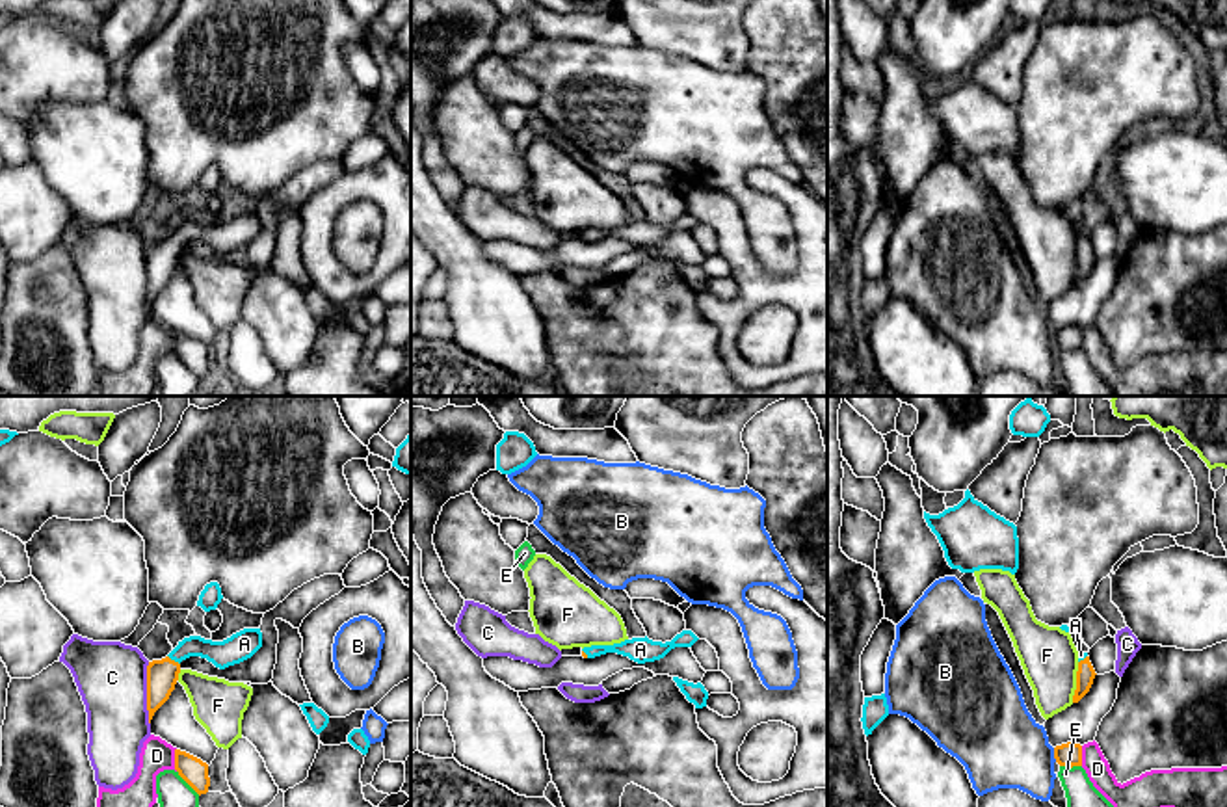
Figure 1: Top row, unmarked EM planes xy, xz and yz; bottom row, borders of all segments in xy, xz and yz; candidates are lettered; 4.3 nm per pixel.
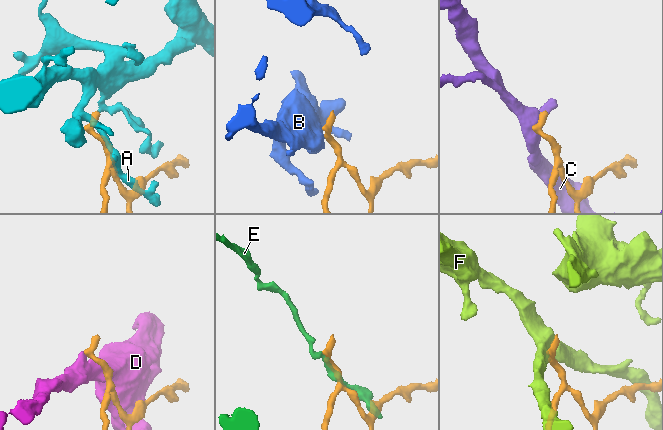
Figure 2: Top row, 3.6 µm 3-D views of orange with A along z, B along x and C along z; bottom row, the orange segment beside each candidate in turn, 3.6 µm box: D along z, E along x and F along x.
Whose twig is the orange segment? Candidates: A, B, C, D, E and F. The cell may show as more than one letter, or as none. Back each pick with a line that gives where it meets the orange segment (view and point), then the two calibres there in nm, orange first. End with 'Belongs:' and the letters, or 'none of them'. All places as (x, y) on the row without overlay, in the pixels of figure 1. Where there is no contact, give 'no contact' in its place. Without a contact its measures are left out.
A: contact xy (173, 244); calibres 140 and 120 nm
Belongs: A

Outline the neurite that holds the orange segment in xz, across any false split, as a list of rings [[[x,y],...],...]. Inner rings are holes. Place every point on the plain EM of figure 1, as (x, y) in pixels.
[[[682,214],[671,225],[653,225],[645,221],[632,221],[614,229],[591,229],[582,232],[584,242],[595,242],[606,236],[628,240],[638,247],[664,242],[675,231],[692,231],[699,221],[692,214]]]

